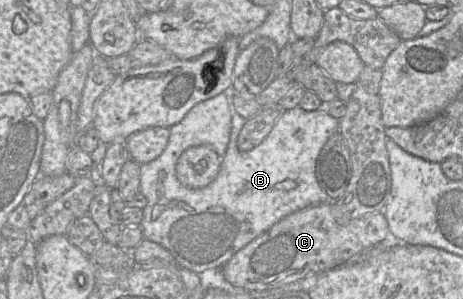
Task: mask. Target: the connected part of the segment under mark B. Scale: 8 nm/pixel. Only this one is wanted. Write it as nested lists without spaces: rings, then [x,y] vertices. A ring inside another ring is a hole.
[[[222,92],[193,106],[179,123],[169,128],[169,141],[163,153],[155,160],[139,167],[139,189],[147,200],[140,224],[144,239],[160,244],[172,254],[178,265],[195,273],[211,268],[222,268],[235,253],[285,216],[311,206],[333,202],[320,187],[315,167],[319,153],[327,140],[332,134],[339,132],[338,119],[330,116],[324,109],[306,111],[298,105],[293,109],[282,111],[262,143],[248,152],[240,152],[237,138],[246,121],[247,119],[238,113],[232,112],[230,93]],[[194,146],[209,146],[221,158],[216,179],[199,189],[183,186],[176,176],[176,163],[179,157],[186,149]]]

